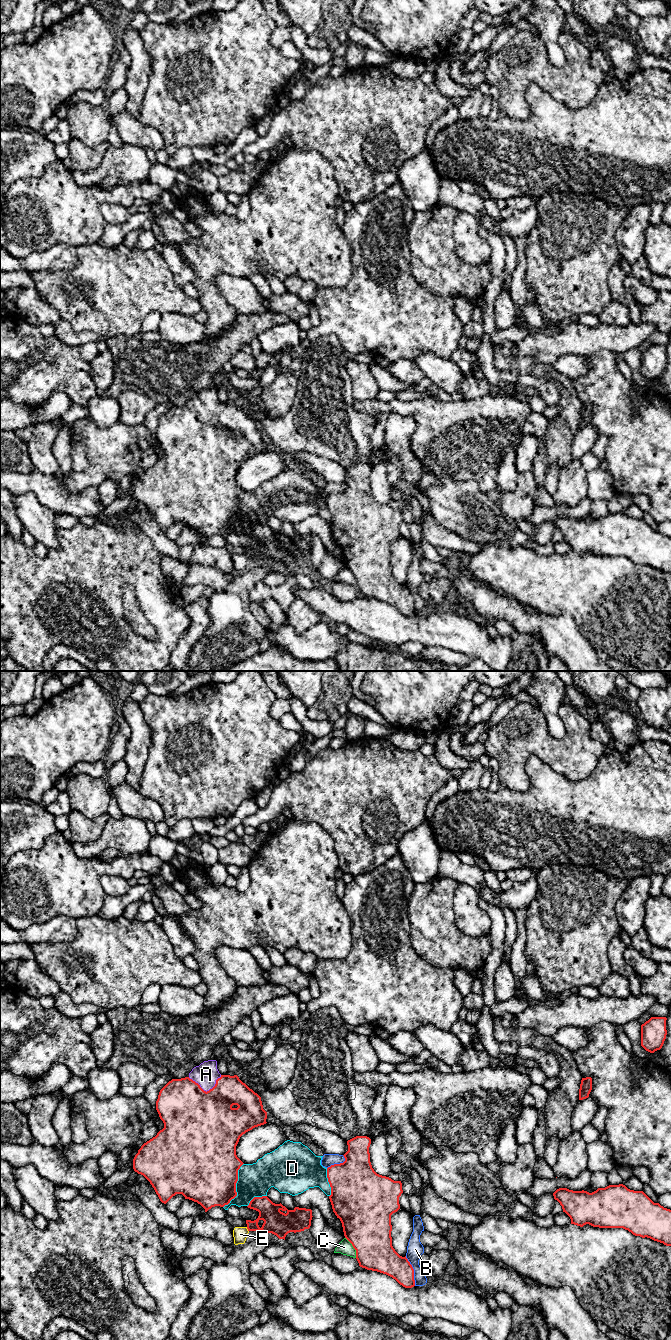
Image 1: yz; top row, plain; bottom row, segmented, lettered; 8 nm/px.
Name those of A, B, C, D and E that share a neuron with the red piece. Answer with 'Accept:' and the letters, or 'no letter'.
Accept: A

